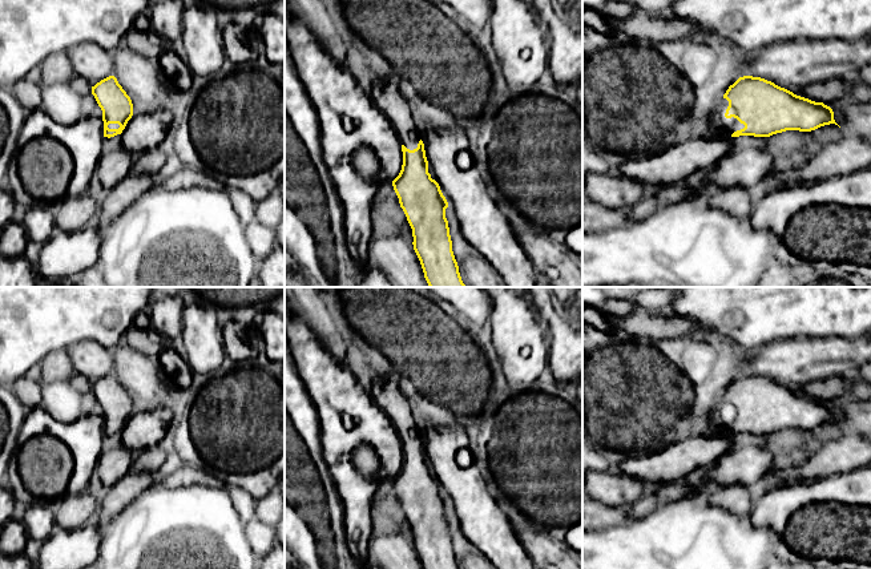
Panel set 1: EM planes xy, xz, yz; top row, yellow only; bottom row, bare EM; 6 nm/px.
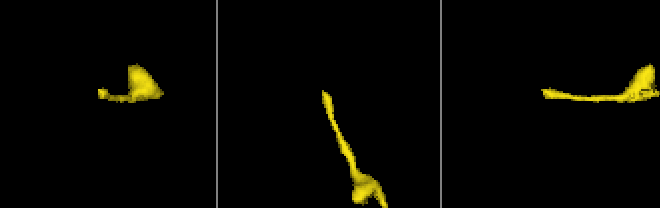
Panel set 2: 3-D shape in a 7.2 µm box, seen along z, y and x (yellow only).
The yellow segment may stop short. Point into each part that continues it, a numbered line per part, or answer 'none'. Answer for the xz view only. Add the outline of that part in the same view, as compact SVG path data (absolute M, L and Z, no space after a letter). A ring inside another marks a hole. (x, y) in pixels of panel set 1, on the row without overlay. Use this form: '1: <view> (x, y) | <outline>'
1: xz (387, 395) | M376 378L370 387L375 404L391 420L402 443L414 448L418 445L420 433L411 411L408 399L403 395L399 383L386 378Z

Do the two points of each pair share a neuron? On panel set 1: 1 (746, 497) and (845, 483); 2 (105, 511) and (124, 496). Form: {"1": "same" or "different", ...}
{"1": "different", "2": "same"}

